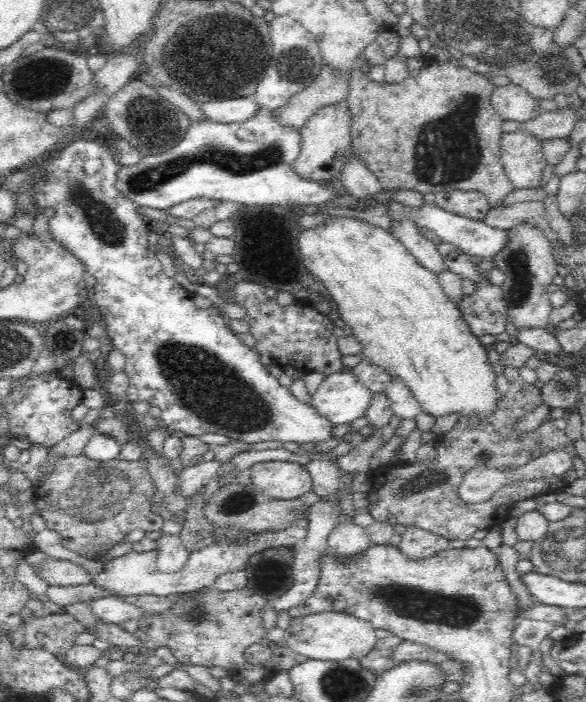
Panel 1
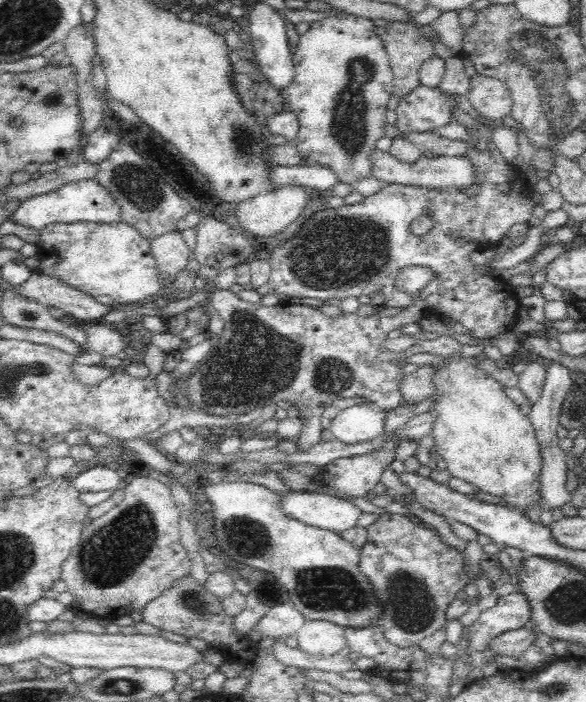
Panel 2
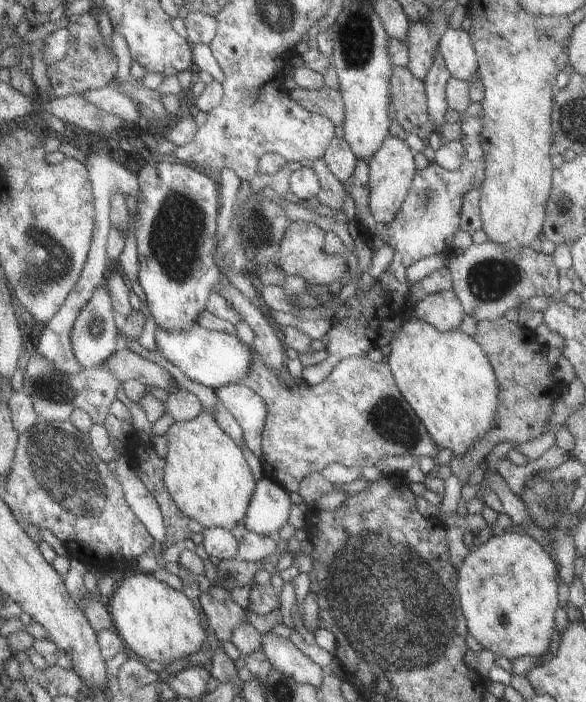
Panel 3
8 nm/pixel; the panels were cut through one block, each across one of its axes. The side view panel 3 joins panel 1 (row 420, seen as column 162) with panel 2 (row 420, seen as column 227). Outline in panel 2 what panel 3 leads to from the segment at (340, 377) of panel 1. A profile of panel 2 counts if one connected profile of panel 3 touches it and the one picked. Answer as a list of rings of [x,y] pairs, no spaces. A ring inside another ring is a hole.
[[[364,402],[344,408],[329,428],[337,441],[344,444],[368,442],[385,432],[385,412]]]

